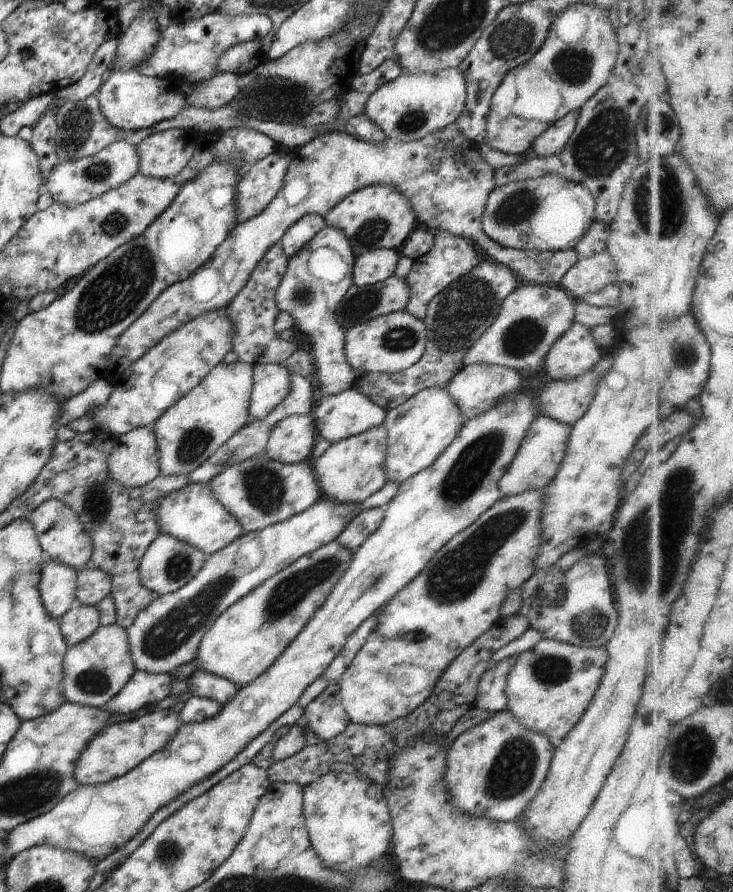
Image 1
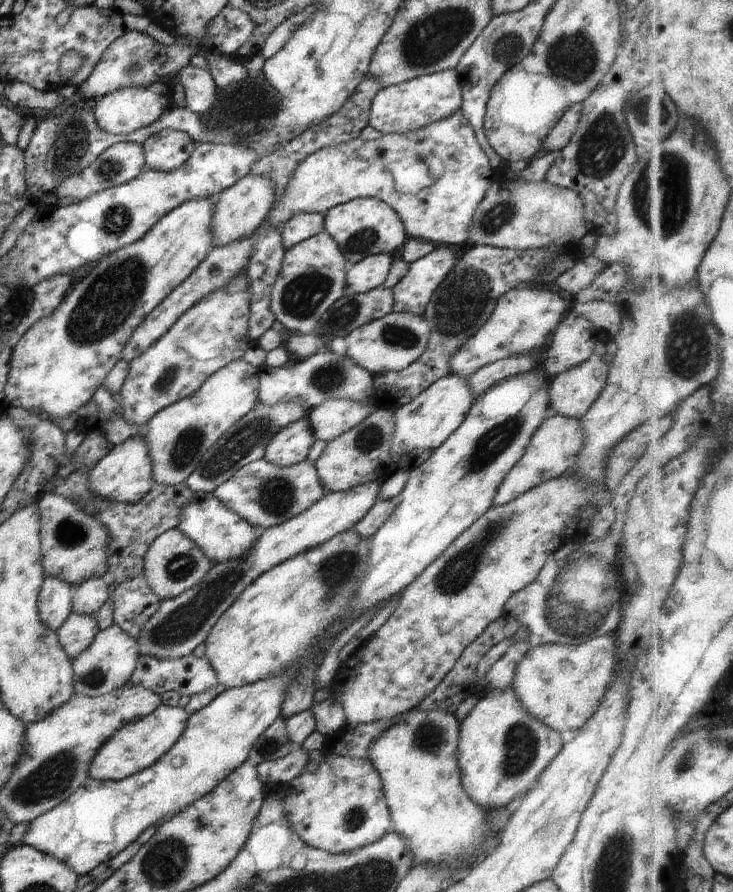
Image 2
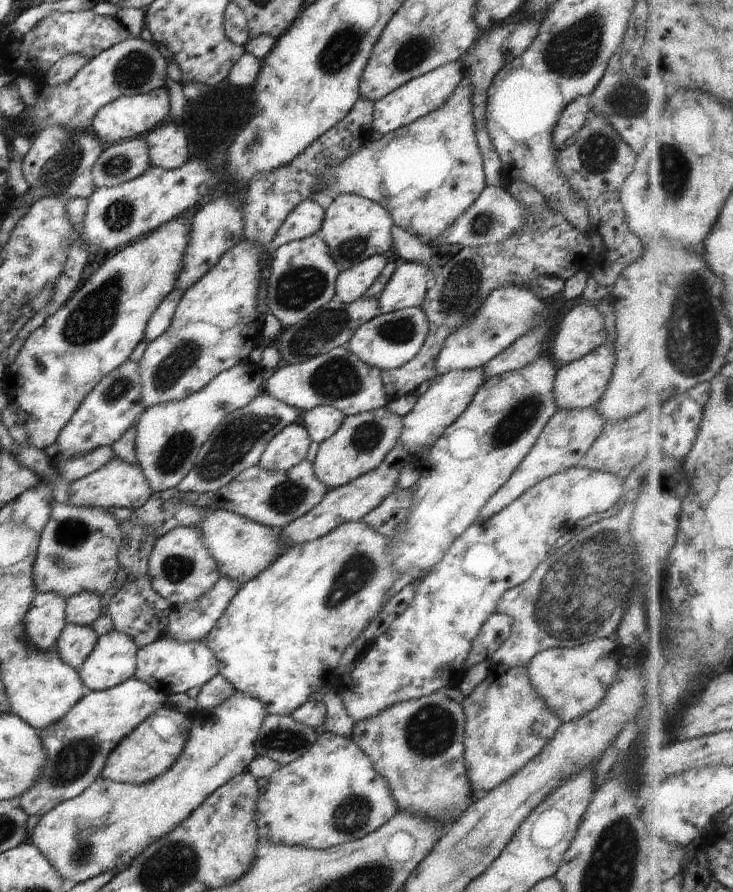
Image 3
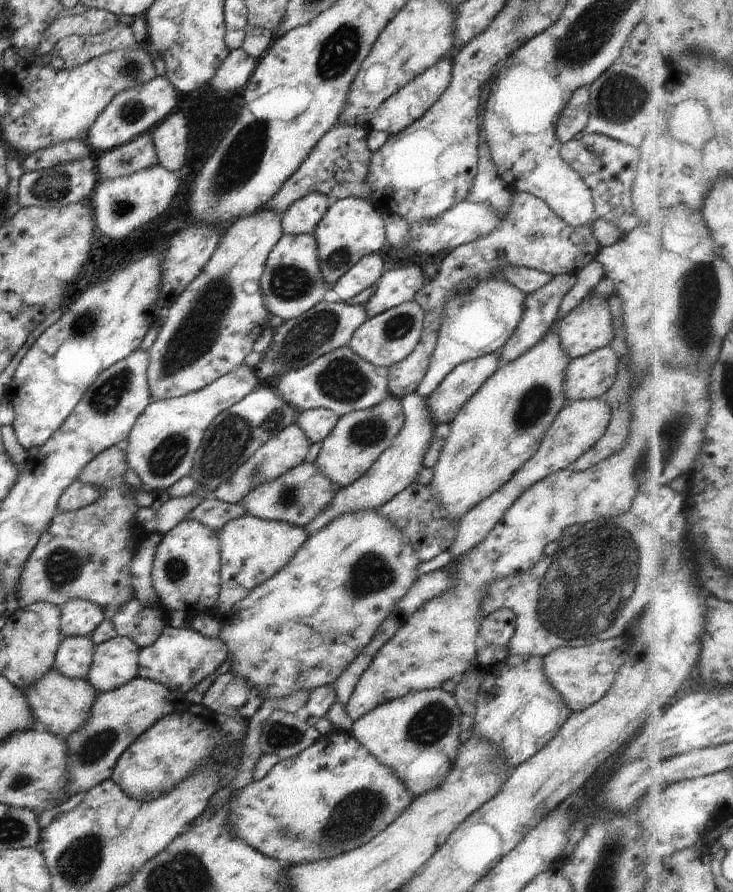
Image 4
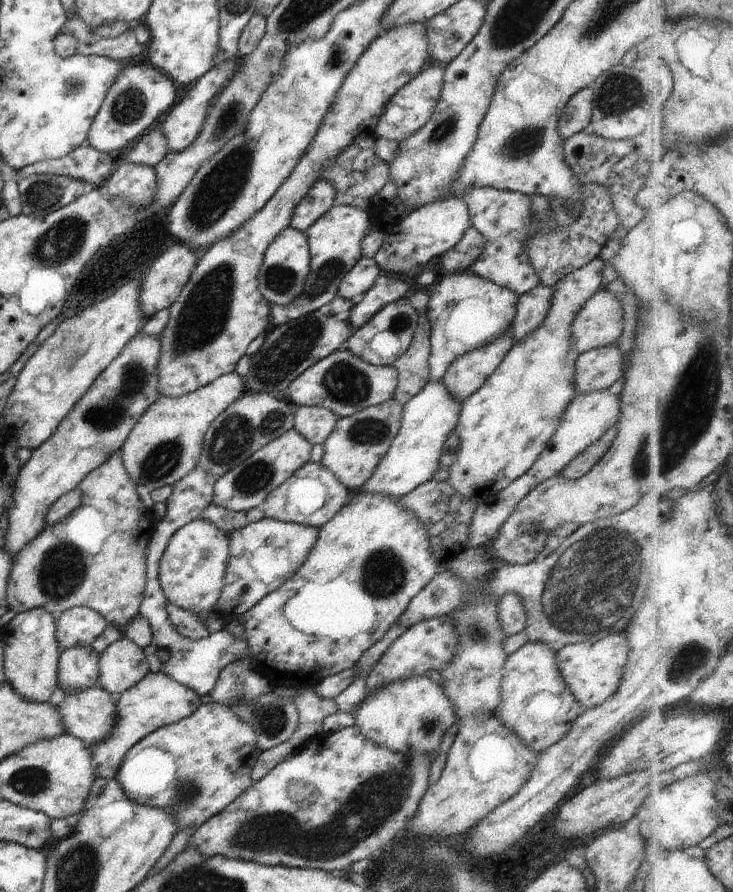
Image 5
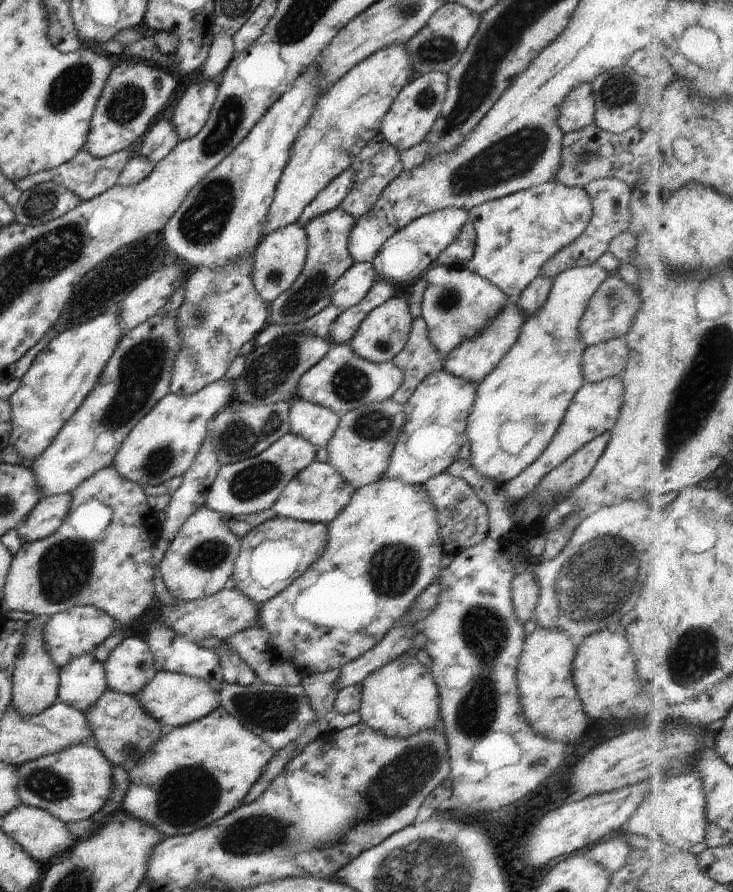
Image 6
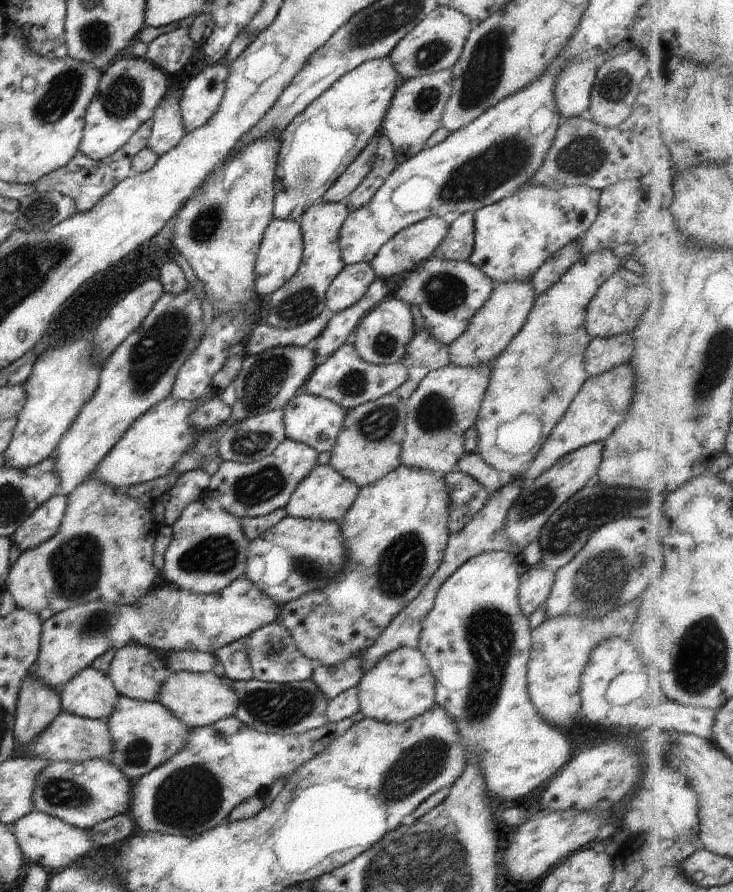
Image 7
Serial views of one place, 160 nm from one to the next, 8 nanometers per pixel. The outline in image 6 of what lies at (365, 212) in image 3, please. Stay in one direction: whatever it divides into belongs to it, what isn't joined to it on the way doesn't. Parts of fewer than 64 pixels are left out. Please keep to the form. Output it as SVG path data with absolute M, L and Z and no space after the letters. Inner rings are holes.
M336 207L327 213L316 215L302 226L307 234L308 247L304 268L292 286L270 304L269 323L295 325L318 314L331 304L332 285L354 264L348 252L348 237L355 220L342 208Z

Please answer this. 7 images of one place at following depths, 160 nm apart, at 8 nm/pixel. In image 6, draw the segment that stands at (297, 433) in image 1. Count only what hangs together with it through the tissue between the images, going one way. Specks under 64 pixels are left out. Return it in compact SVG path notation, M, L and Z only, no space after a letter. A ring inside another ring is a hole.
M290 432L256 456L222 465L210 487L205 505L223 516L240 517L269 509L286 485L316 458L318 448Z

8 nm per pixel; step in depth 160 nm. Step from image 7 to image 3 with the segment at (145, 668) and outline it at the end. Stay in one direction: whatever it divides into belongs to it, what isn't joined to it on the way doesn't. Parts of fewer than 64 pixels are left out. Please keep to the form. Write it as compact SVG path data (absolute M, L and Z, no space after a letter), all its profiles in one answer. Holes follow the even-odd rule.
M116 630L98 637L95 649L78 669L91 691L103 691L135 676L138 647L132 637Z

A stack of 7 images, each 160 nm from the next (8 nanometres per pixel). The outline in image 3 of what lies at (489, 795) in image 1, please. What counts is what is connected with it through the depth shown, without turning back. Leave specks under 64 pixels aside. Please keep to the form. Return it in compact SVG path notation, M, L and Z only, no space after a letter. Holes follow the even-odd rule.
M502 663L494 664L488 676L484 678L470 696L461 703L465 714L465 751L464 760L469 783L477 794L493 789L501 782L516 774L529 760L532 760L552 740L561 720L548 708L544 699L532 686L526 667L510 668Z

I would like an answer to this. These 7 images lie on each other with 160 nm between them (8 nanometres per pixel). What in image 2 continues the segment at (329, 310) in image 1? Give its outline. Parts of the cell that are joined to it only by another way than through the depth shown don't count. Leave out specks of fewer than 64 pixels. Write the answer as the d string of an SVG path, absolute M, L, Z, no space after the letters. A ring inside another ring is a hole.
M325 231L290 248L285 252L280 274L272 286L270 310L276 321L290 332L320 334L320 318L345 295L345 272L349 268L350 263L340 252L340 246Z

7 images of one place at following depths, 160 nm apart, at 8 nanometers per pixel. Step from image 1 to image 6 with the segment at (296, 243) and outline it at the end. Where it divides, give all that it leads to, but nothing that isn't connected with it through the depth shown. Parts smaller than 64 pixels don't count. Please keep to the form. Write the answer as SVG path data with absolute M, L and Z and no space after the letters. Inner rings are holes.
M348 167L342 174L332 179L332 182L329 182L326 188L321 190L302 212L299 218L302 226L316 215L327 213L329 210L339 207L345 196L350 192L354 179L355 174L352 167Z

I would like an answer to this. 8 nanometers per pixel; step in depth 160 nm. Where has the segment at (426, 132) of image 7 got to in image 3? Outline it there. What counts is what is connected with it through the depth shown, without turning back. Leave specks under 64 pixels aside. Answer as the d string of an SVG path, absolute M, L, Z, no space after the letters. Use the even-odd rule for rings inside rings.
M458 60L409 80L404 86L393 90L388 96L373 103L373 119L371 122L373 130L378 130L380 134L385 135L430 114L446 102L452 91L460 84L463 74L462 62Z

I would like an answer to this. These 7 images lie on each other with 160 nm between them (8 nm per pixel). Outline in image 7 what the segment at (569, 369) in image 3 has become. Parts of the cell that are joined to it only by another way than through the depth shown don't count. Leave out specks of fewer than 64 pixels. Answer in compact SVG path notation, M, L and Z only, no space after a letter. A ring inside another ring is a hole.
M629 333L610 338L592 338L584 351L585 369L589 376L596 376L631 362L634 341Z

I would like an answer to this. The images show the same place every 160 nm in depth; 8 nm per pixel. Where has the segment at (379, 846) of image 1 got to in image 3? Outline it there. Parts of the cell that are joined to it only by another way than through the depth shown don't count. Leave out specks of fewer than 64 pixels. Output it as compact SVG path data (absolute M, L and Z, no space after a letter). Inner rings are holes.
M331 732L318 735L316 742L312 743L312 746L310 746L306 754L293 760L286 766L281 766L278 770L275 770L275 773L268 776L267 779L269 781L266 786L258 791L258 798L255 806L255 821L260 843L272 843L274 840L283 845L300 845L307 849L329 849L330 847L337 847L338 845L361 839L363 836L378 830L378 828L385 822L388 822L388 820L398 812L397 802L392 796L388 781L383 779L375 771L372 759L367 754L364 754L364 751L351 739L351 737L338 736Z

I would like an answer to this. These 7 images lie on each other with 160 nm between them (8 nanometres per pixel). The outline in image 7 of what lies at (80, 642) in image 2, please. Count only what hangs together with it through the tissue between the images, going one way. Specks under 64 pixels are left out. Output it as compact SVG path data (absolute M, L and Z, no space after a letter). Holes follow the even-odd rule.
M91 666L64 684L58 695L62 711L101 721L114 712L120 696L110 677Z

